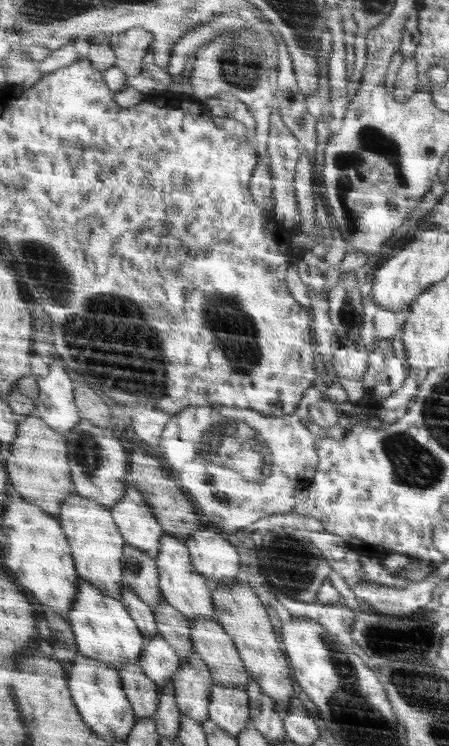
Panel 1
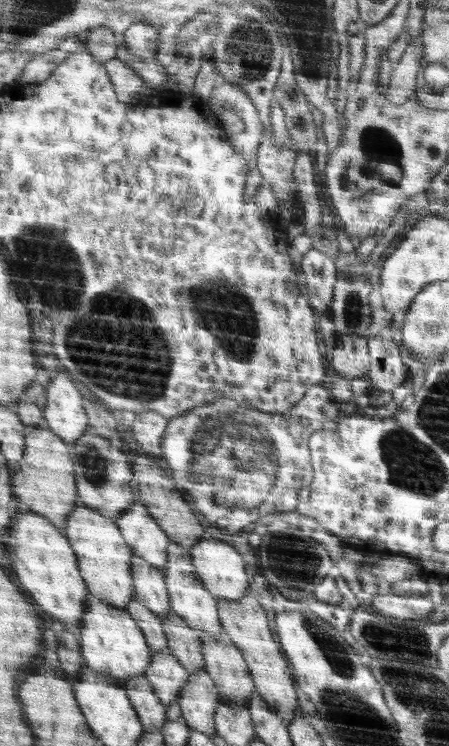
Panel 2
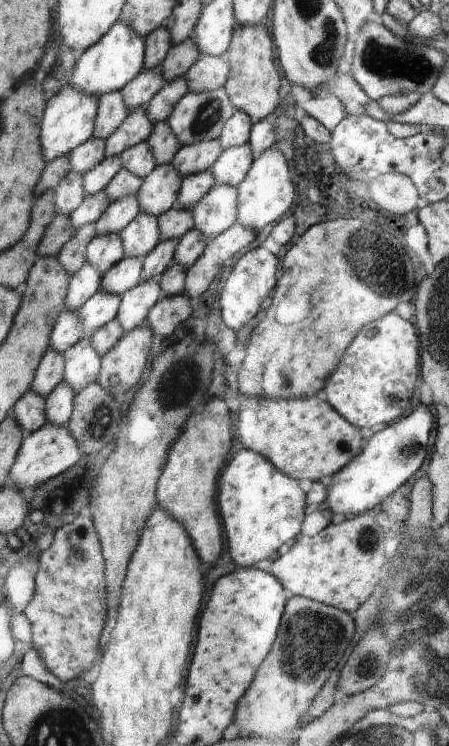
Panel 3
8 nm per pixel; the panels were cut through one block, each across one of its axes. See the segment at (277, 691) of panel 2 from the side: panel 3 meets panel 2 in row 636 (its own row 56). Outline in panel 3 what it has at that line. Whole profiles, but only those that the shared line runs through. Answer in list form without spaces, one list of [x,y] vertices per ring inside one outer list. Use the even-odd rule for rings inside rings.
[[[236,24],[231,46],[226,53],[231,63],[231,72],[224,88],[230,97],[230,102],[236,109],[243,110],[254,120],[266,118],[270,112],[274,112],[280,90],[280,78],[274,64],[272,38],[268,30],[264,25]]]

